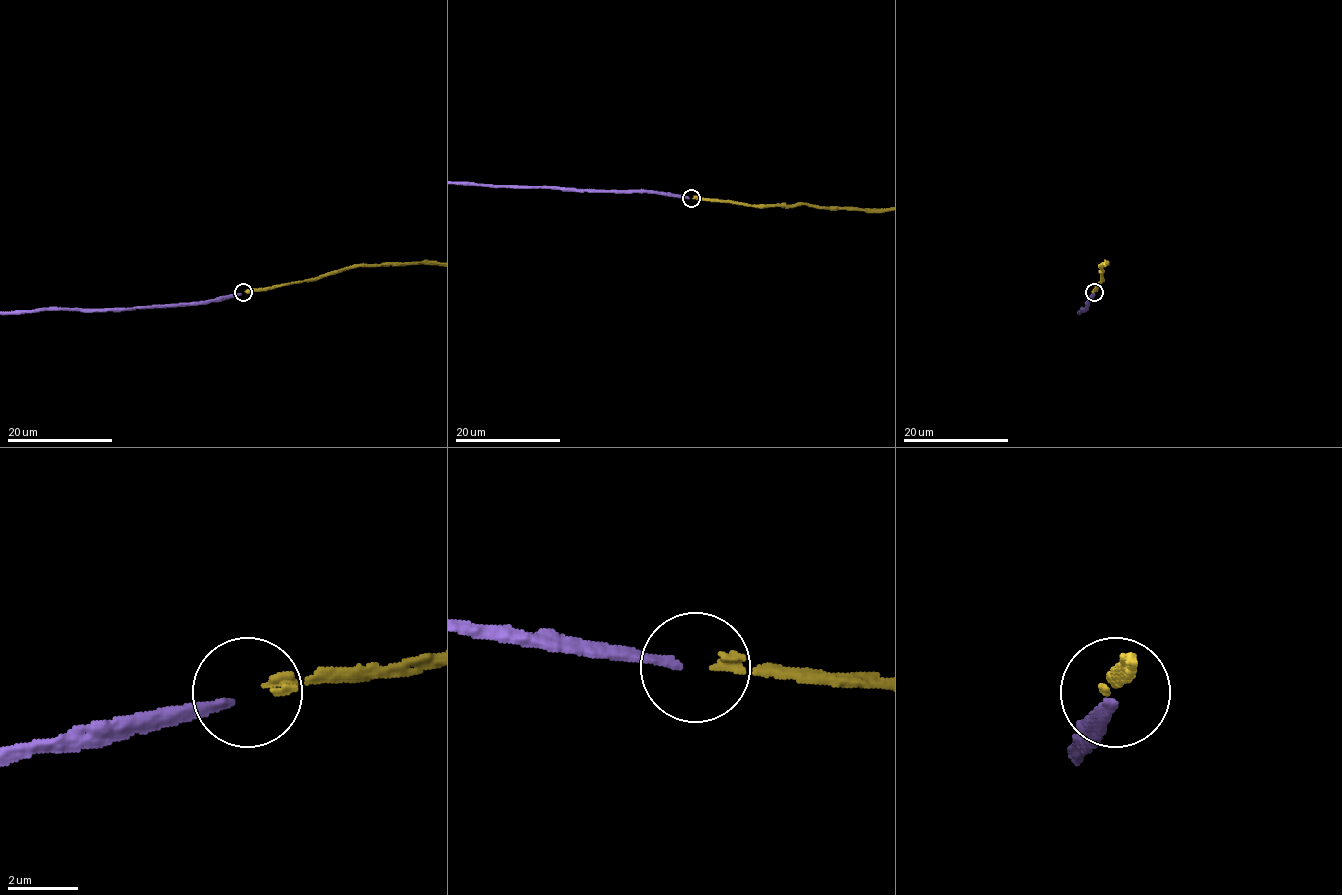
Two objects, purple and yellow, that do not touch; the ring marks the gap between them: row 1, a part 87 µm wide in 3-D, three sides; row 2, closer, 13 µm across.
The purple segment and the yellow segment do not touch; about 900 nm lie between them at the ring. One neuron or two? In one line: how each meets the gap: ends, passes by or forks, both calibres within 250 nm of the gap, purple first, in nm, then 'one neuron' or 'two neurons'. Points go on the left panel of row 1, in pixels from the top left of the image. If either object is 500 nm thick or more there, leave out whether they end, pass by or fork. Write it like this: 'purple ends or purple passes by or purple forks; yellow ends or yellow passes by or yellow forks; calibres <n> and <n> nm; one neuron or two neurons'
purple ends; yellow ends; calibres 240 and 260 nm; two neurons

